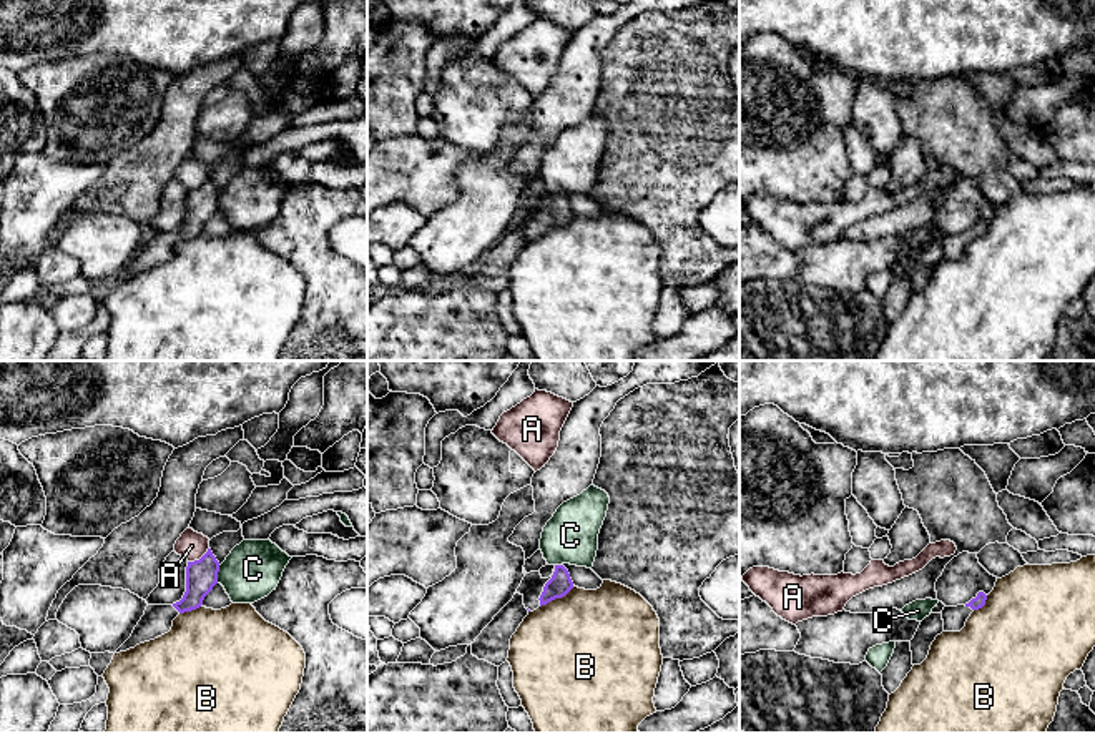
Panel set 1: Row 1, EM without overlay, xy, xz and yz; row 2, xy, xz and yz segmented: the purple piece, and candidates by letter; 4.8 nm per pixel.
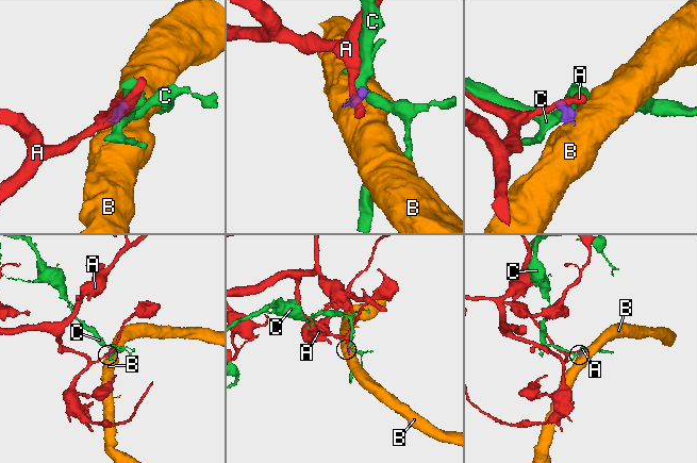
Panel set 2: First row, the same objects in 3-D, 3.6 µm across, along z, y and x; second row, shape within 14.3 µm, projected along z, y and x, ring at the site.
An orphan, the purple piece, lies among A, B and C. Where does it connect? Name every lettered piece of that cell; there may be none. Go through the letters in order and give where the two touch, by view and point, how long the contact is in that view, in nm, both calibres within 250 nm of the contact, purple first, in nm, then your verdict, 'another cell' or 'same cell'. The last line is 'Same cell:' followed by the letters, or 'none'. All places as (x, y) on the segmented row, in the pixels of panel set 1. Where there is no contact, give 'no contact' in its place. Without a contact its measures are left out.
A: xy (200, 559) | 130 nm | 160/140 nm | another cell
B: xz (557, 597) | 200 nm | 110/480 nm | another cell
C: xy (216, 574) | 90 nm | 160/280 nm | another cell
Same cell: none

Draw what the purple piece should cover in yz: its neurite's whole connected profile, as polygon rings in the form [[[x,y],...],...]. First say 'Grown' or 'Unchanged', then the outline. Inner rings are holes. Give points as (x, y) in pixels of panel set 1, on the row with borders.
Grown. [[[979,592],[975,598],[972,598],[965,605],[957,607],[944,607],[942,620],[944,620],[944,632],[960,632],[965,627],[967,618],[974,610],[979,610],[985,605],[987,595]]]

